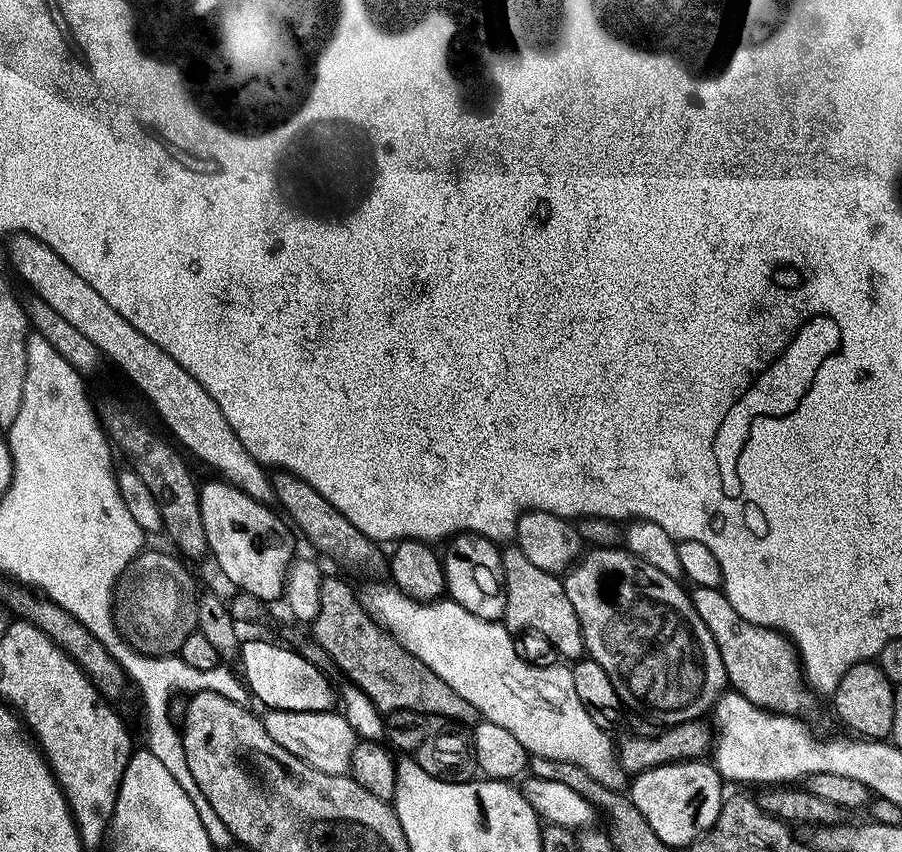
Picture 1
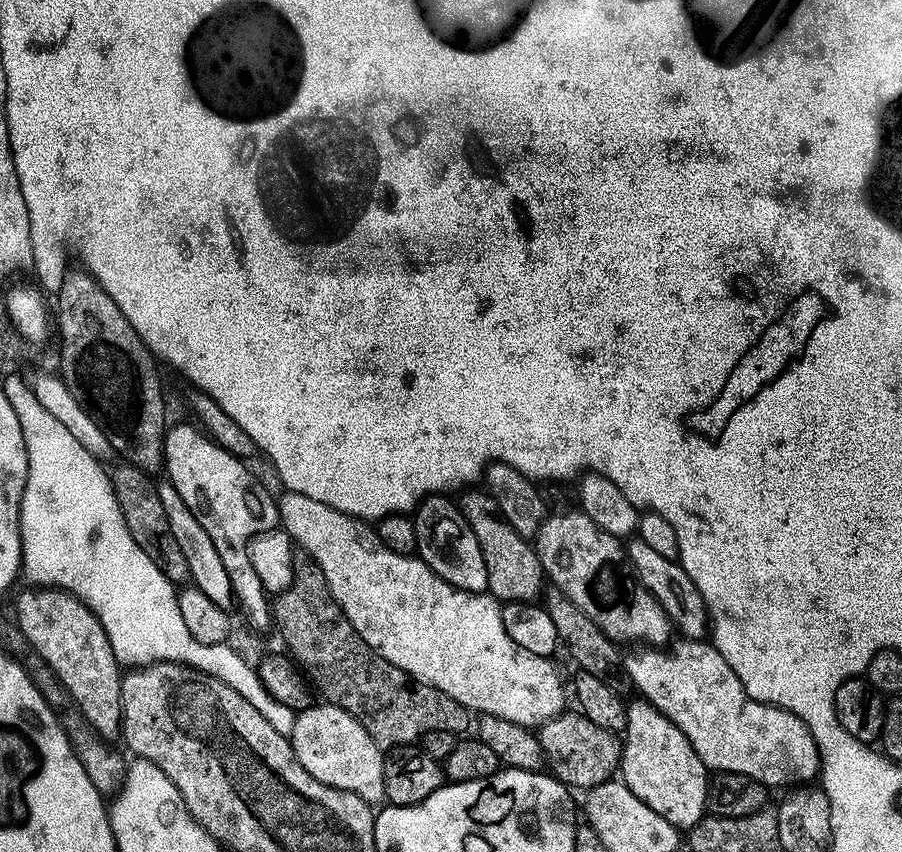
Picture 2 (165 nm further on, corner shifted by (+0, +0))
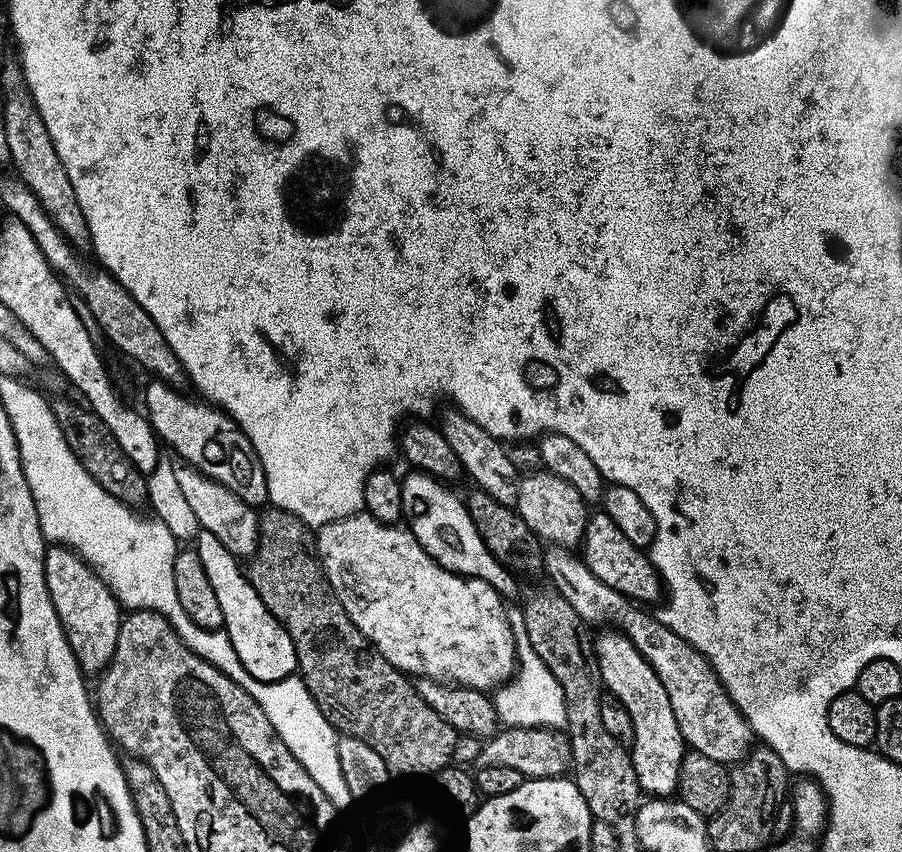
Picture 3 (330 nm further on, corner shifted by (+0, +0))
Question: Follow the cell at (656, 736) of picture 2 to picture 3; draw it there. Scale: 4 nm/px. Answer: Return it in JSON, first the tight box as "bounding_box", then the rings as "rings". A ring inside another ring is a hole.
{"bounding_box":[594,630,686,798],"rings":[[[604,630],[595,637],[594,647],[602,682],[611,695],[626,706],[626,714],[634,722],[634,738],[630,745],[634,770],[645,793],[656,798],[668,798],[680,787],[680,771],[686,755],[686,743],[678,718],[671,708],[666,687],[651,668],[651,664],[635,648],[634,642],[622,631]]]}

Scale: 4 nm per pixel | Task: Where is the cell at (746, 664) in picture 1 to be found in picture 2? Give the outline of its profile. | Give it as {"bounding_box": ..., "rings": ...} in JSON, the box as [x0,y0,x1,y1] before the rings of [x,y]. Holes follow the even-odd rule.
{"bounding_box":[626,538,710,640],"rings":[[[639,538],[627,541],[626,555],[640,585],[650,594],[654,594],[658,606],[662,606],[662,610],[666,610],[666,614],[672,619],[673,629],[681,637],[704,640],[710,632],[710,619],[708,610],[704,607],[704,600],[698,594],[698,586],[694,586],[690,574],[686,574],[686,570],[676,560],[662,558],[662,554],[657,554]]]}

